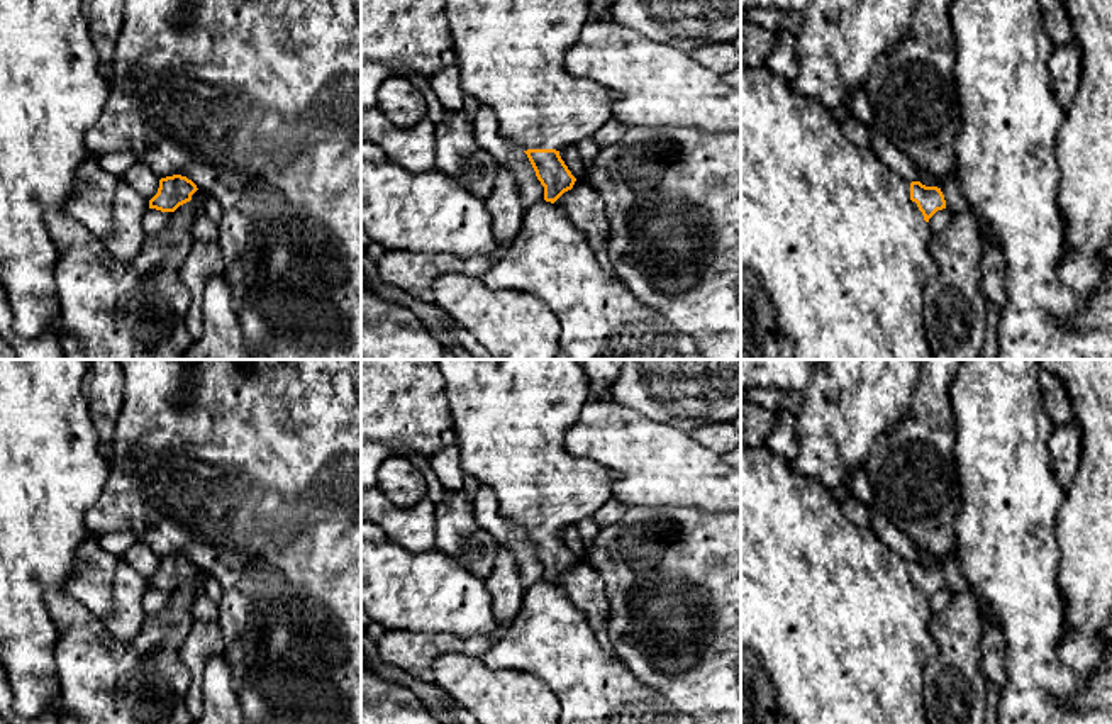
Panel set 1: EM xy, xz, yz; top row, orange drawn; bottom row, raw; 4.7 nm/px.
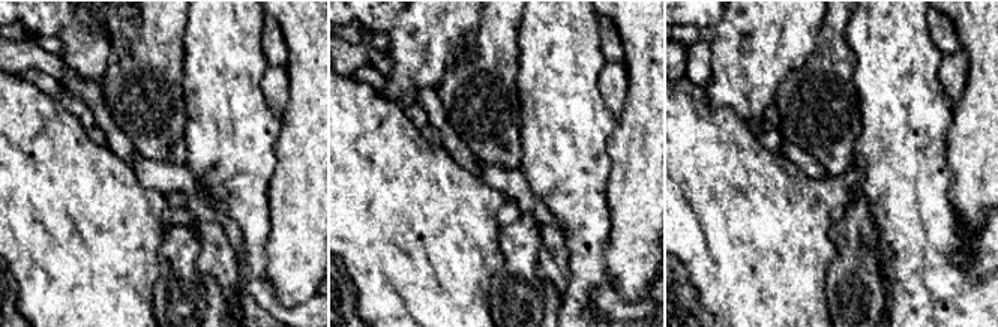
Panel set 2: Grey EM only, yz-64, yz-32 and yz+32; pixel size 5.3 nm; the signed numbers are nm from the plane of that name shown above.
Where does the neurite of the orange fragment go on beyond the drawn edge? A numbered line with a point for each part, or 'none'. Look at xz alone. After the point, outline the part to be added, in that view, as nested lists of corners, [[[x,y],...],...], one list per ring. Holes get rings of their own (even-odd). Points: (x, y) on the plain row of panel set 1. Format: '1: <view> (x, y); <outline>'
1: xz (511, 416); [[[434,359],[444,381],[459,449],[459,466],[480,485],[488,485],[497,500],[500,517],[522,531],[563,531],[593,517],[612,497],[612,485],[622,476],[590,459],[573,456],[564,446],[568,429],[590,402],[590,380],[580,359]]]

